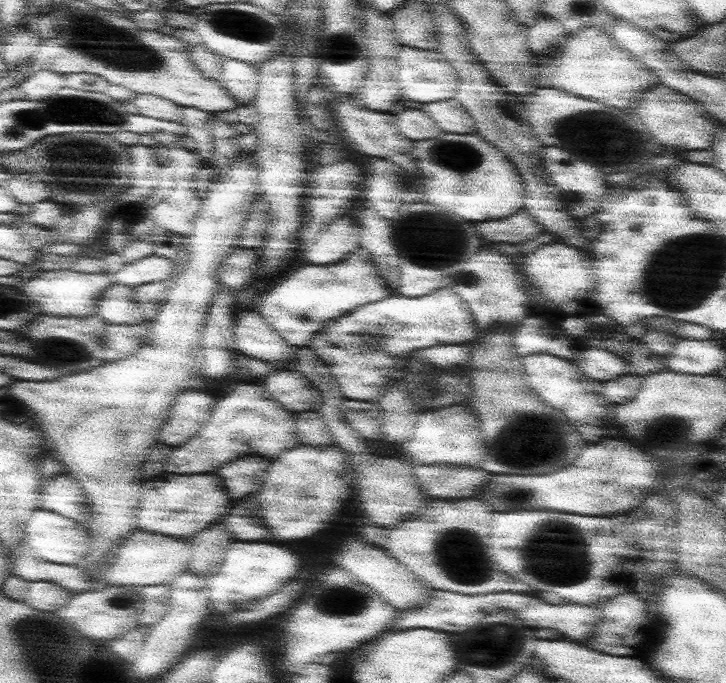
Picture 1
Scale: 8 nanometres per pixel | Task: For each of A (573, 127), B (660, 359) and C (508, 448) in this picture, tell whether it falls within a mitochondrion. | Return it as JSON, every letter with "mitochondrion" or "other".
{"A":"mitochondrion","B":"other","C":"mitochondrion"}

